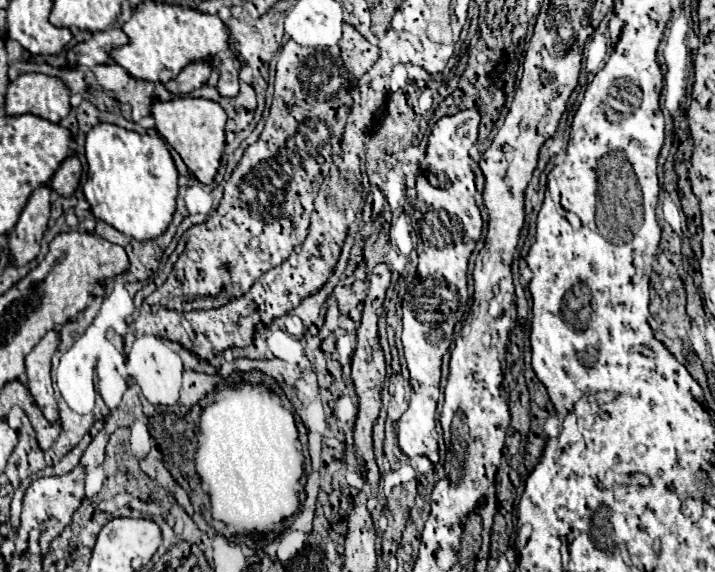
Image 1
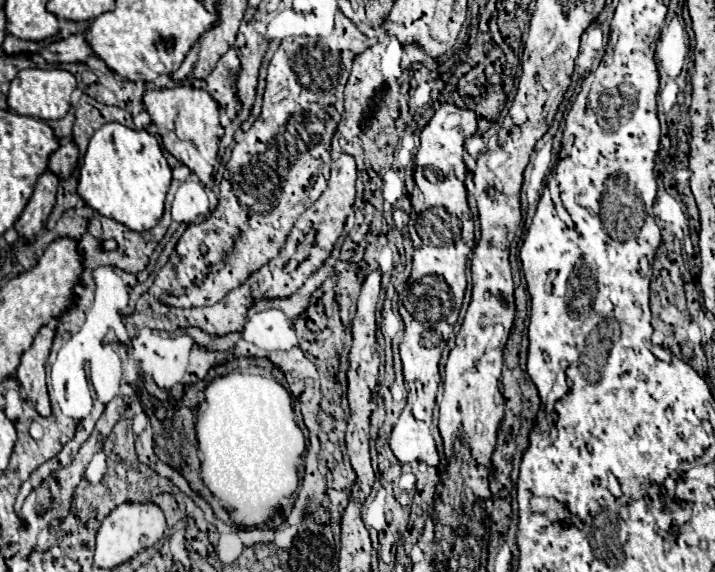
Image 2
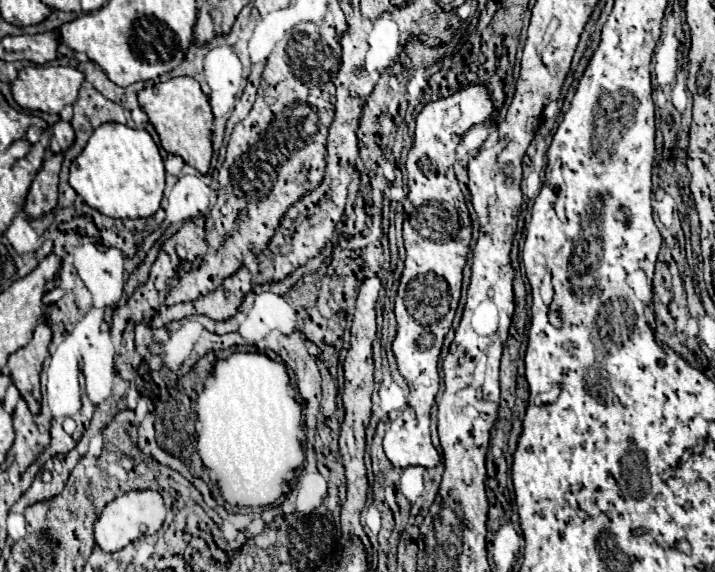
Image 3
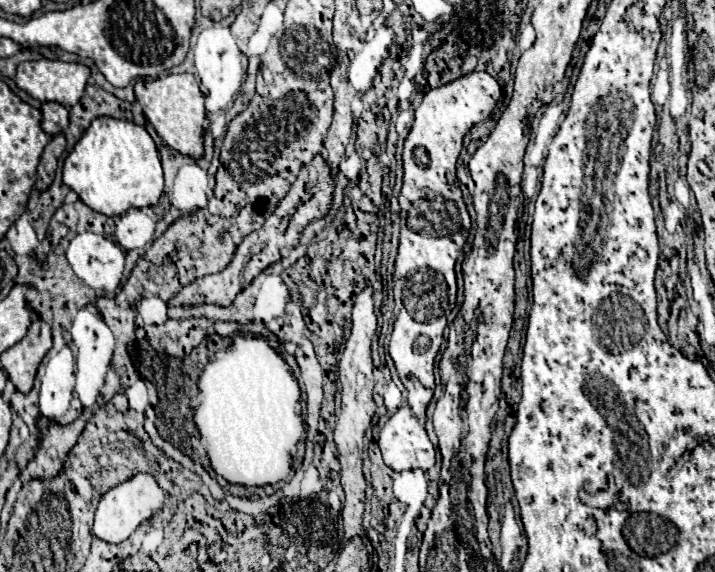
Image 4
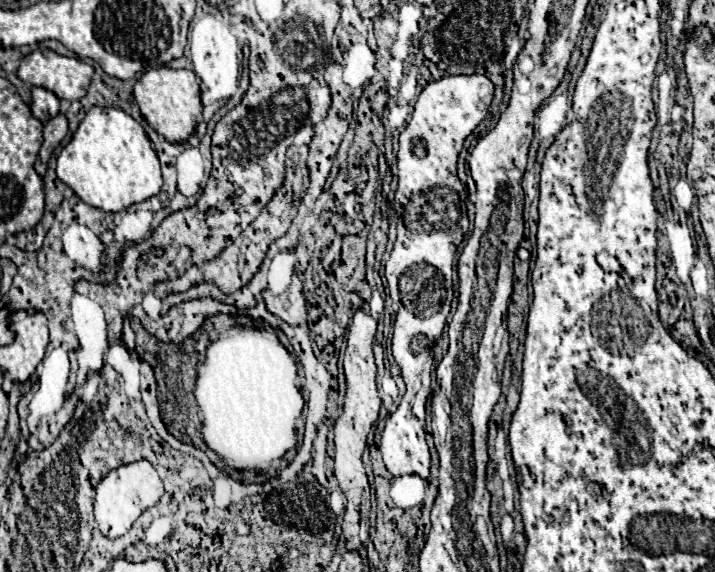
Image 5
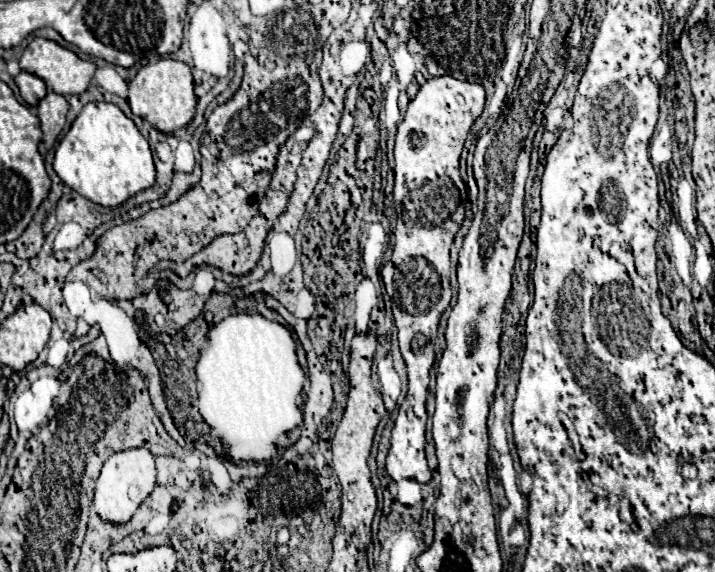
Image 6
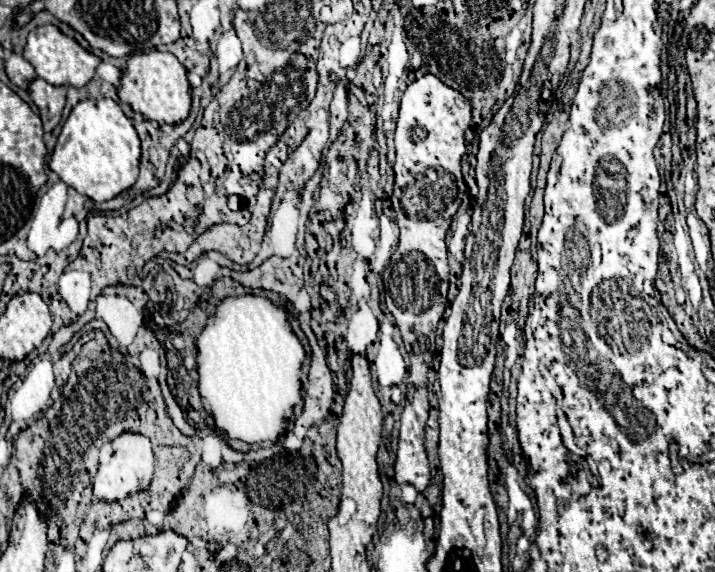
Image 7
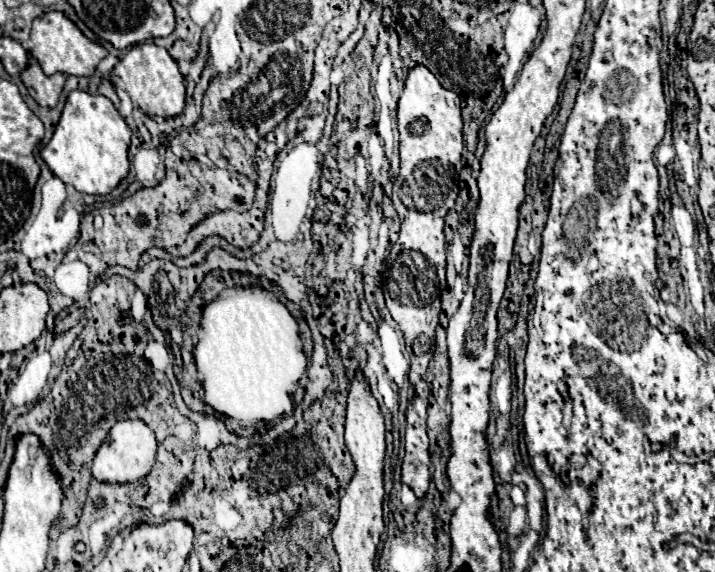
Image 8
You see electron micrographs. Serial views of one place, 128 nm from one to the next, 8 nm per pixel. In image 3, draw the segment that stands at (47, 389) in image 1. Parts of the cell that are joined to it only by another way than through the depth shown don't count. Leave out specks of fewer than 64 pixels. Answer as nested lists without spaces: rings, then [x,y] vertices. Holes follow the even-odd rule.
[[[42,322],[36,326],[32,340],[8,358],[10,378],[34,414],[40,412],[40,370],[48,356],[50,338],[52,330]]]

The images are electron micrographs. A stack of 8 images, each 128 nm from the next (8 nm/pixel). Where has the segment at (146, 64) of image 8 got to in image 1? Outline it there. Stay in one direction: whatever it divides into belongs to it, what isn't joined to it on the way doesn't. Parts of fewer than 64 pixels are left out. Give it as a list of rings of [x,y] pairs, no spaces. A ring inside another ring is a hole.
[[[174,96],[172,100],[156,98],[152,100],[152,116],[156,120],[158,134],[182,156],[188,170],[202,184],[212,184],[226,144],[224,142],[226,112],[220,108],[220,104],[214,100],[190,96]]]

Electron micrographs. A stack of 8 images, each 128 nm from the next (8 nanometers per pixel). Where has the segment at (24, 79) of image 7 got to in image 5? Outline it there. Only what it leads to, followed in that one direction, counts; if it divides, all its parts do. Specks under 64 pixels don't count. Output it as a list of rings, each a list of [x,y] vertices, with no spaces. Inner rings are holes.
[[[32,86],[32,104],[30,104],[32,114],[46,122],[48,118],[58,114],[58,98],[52,96],[52,92],[48,92],[46,88],[36,88]]]

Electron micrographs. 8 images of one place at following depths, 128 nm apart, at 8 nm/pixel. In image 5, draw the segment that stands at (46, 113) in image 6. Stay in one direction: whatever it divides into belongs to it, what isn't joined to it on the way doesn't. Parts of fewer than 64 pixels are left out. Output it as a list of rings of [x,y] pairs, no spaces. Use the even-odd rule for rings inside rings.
[[[62,112],[56,114],[54,118],[50,118],[48,122],[44,122],[44,142],[42,142],[42,148],[40,148],[40,154],[38,154],[38,162],[42,162],[40,170],[46,168],[54,148],[62,142],[66,132],[68,132],[68,120]]]

